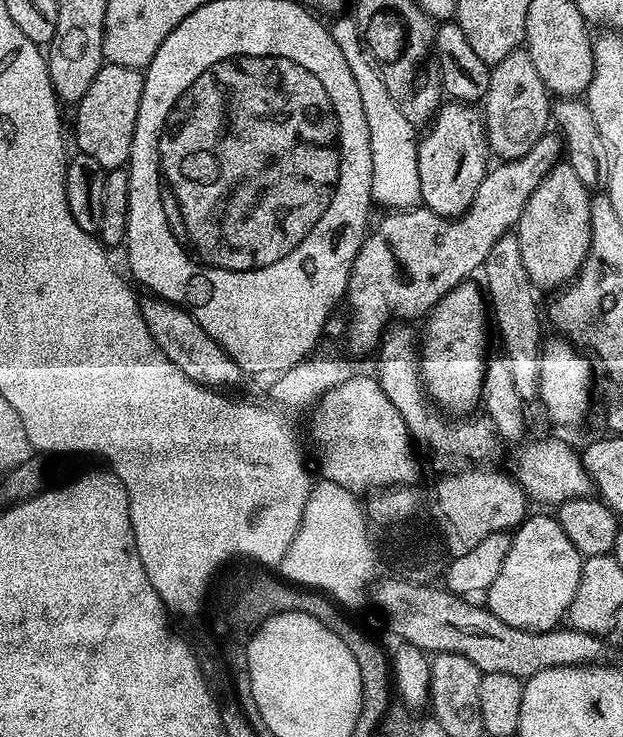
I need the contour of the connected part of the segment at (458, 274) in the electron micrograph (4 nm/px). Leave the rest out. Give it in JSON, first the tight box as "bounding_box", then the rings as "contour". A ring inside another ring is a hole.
{"bounding_box":[346,130,564,353],"contour":[[[552,130],[545,132],[542,138],[538,138],[538,142],[534,142],[534,146],[530,146],[526,154],[516,160],[497,163],[497,168],[496,165],[489,167],[478,186],[478,194],[474,194],[474,202],[470,202],[468,209],[455,218],[439,216],[423,206],[389,211],[385,215],[388,217],[365,235],[348,275],[346,305],[352,311],[352,321],[349,319],[346,324],[349,350],[375,353],[386,329],[393,323],[392,316],[423,317],[454,286],[475,277],[472,275],[475,272],[477,275],[483,269],[486,254],[490,254],[494,242],[511,233],[522,218],[522,210],[530,194],[534,194],[534,190],[538,188],[538,182],[542,182],[542,178],[550,174],[554,165],[561,163],[563,152],[564,141],[559,135]]]}

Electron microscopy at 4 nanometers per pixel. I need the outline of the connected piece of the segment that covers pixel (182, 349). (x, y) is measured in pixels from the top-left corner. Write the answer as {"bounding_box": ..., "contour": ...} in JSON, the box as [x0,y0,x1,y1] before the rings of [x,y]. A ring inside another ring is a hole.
{"bounding_box":[139,299,246,390],"contour":[[[147,299],[139,301],[146,330],[150,330],[150,338],[154,338],[158,350],[162,350],[162,354],[166,354],[166,358],[170,358],[170,362],[174,362],[174,366],[178,366],[178,370],[186,374],[186,378],[190,378],[195,384],[202,385],[203,388],[217,390],[236,388],[246,380],[246,374],[240,369],[238,362],[234,362],[234,358],[230,358],[230,354],[226,354],[222,345],[214,342],[214,338],[210,338],[210,334],[206,334],[202,326],[198,326],[198,322],[186,309],[179,308],[168,300]]]}

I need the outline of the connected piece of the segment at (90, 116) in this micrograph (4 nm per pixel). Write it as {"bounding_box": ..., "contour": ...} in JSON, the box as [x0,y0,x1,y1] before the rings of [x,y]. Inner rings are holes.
{"bounding_box":[76,63,144,170],"contour":[[[104,63],[94,74],[94,82],[82,94],[76,112],[76,148],[90,154],[105,170],[123,168],[130,158],[134,142],[134,126],[138,122],[138,102],[142,100],[144,74],[139,68]]]}

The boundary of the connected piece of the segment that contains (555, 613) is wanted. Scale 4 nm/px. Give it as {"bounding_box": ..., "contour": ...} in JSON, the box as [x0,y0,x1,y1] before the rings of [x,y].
{"bounding_box":[486,515,582,632],"contour":[[[529,515],[511,533],[510,554],[486,593],[486,607],[506,626],[527,632],[551,632],[565,619],[574,590],[578,590],[582,557],[555,515]]]}

